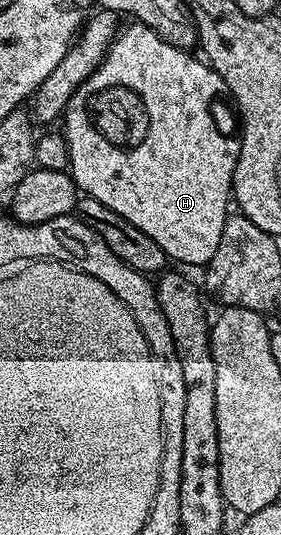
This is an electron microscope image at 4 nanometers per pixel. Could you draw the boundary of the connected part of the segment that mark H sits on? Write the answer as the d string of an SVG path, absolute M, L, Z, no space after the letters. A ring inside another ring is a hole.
M134 21L133 26L129 26L120 31L114 38L109 50L105 53L105 58L91 72L91 76L75 92L75 96L69 102L69 107L63 115L63 133L65 143L69 148L69 170L73 175L73 180L77 184L78 191L82 195L99 200L99 204L107 204L107 208L112 208L114 212L119 212L119 216L131 220L135 228L147 232L159 248L163 248L166 259L182 262L185 266L204 267L215 256L215 248L219 248L219 240L223 236L223 228L231 211L231 195L233 192L233 173L239 160L241 151L240 141L229 134L224 134L217 127L217 122L213 119L213 101L217 98L217 93L222 93L223 83L221 77L214 72L213 67L200 57L192 58L189 50L181 50L175 44L167 44L151 28L147 28L142 22Z

